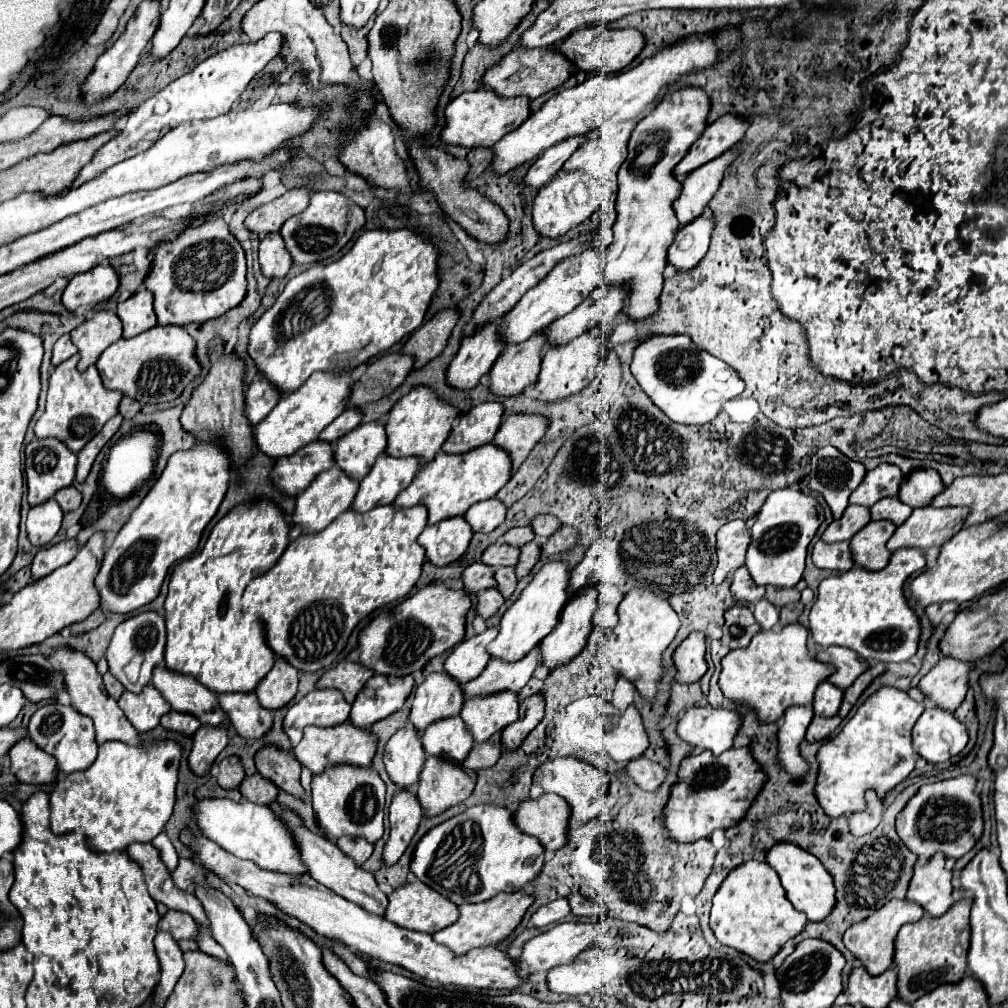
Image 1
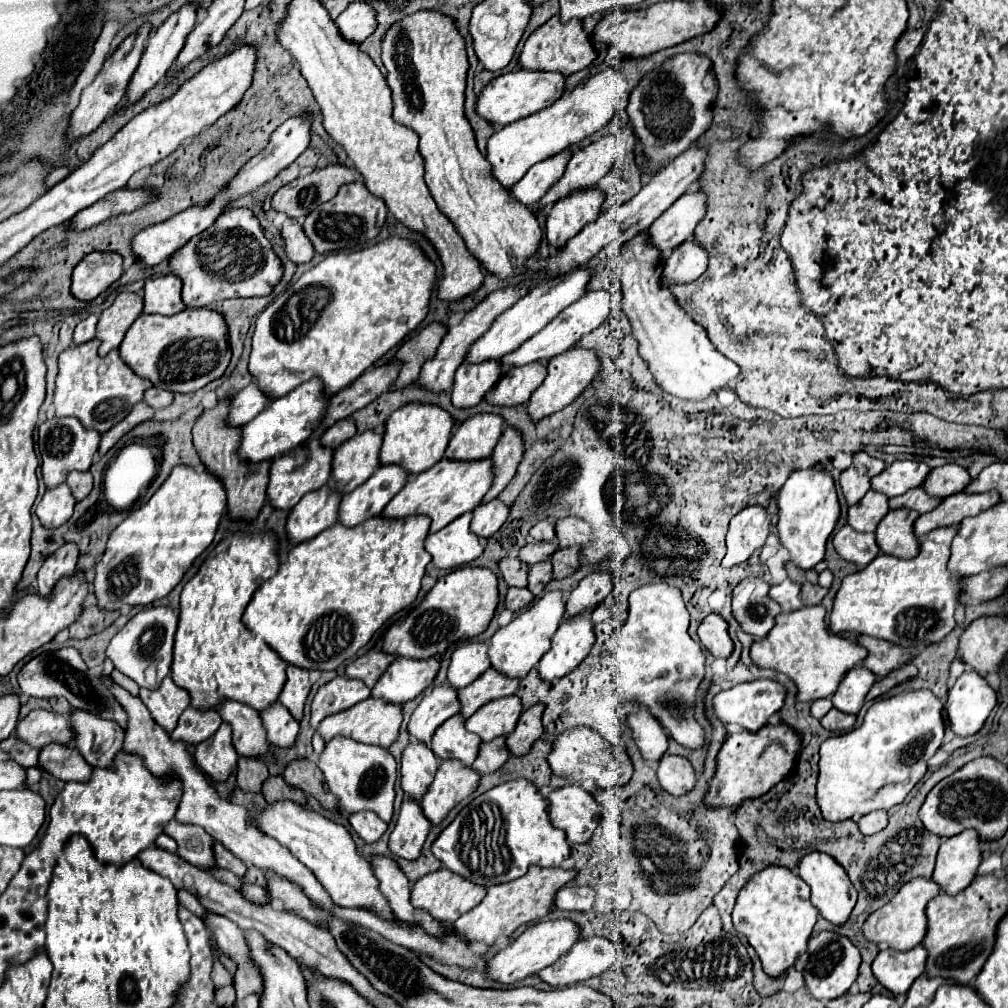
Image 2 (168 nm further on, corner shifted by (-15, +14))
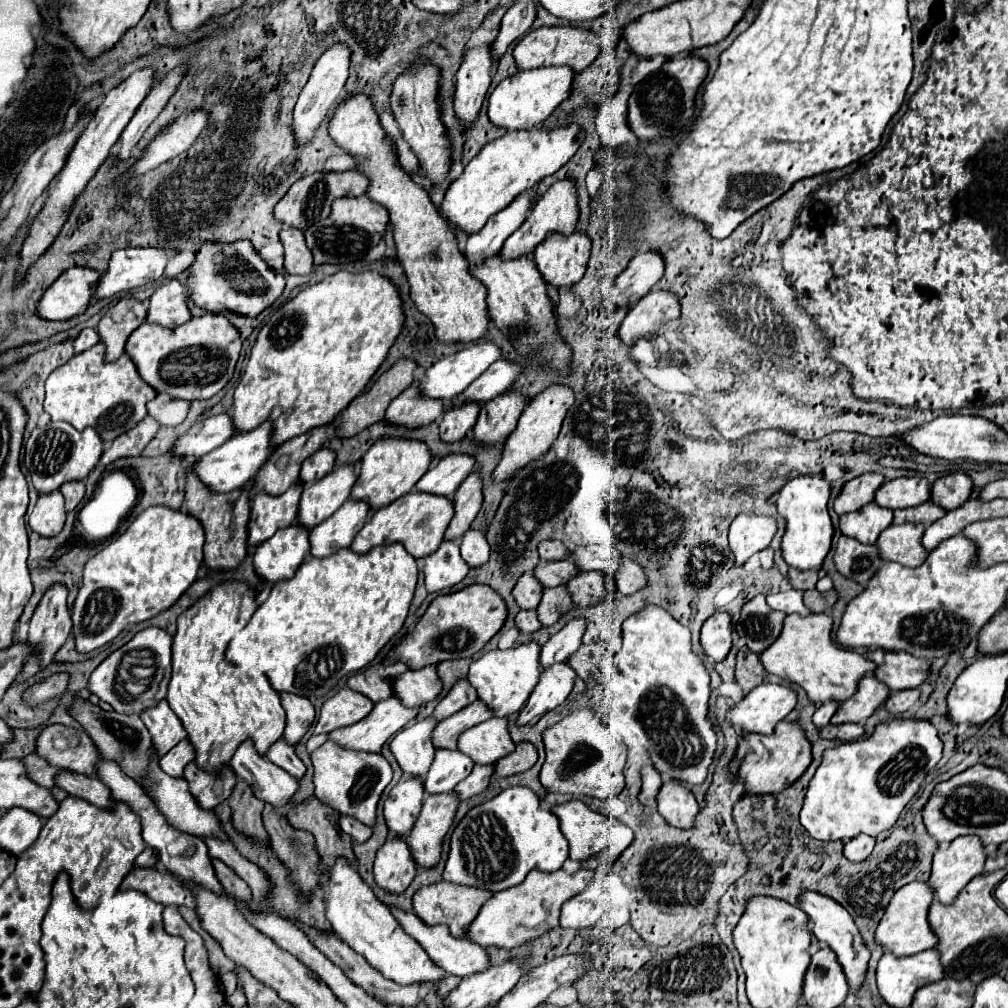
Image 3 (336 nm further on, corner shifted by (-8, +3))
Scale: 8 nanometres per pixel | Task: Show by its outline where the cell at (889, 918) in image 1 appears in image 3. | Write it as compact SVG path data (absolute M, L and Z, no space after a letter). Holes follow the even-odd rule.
M912 881L904 887L900 887L894 897L890 899L882 921L876 929L876 941L890 953L894 955L912 955L912 953L920 953L924 949L932 949L938 945L938 937L936 933L930 929L928 923L928 907L934 899L934 891L928 883L922 881Z

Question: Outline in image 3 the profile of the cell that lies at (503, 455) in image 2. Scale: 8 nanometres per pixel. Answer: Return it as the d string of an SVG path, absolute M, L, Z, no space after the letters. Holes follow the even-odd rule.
M470 473L468 479L458 487L452 497L454 503L454 519L448 525L446 539L460 539L468 529L482 505L482 489L480 489L480 475Z

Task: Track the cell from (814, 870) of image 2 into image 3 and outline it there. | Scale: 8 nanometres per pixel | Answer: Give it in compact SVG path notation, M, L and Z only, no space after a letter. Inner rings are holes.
M806 891L802 897L800 897L800 907L806 911L806 915L814 921L814 935L820 943L828 943L828 947L836 953L836 959L838 963L842 965L844 969L844 975L848 979L848 987L850 987L850 993L856 995L856 991L864 985L864 975L868 971L868 959L870 959L870 951L868 947L864 945L862 941L862 935L854 923L854 919L850 917L850 913L838 905L836 901L832 901L830 897L824 897L820 893L814 893L814 891Z

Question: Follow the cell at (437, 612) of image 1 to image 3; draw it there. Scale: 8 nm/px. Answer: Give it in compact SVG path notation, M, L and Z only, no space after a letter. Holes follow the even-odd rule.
M470 585L462 591L440 595L430 603L420 617L414 633L406 635L402 643L394 647L398 661L404 661L410 669L422 669L426 665L438 665L446 659L474 657L484 645L502 629L508 617L504 599L488 585Z

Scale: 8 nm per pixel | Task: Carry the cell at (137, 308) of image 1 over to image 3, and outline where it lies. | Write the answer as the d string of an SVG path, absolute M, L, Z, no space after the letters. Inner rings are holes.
M172 279L170 283L164 283L158 287L158 291L150 297L150 307L148 307L148 323L158 323L164 327L178 327L188 323L192 317L188 309L188 293L186 287Z

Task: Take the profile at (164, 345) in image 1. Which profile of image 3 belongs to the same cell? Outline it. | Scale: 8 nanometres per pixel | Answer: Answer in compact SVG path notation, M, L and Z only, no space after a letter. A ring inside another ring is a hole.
M218 313L194 317L180 327L160 327L142 323L128 339L126 353L138 367L142 379L158 393L168 393L174 399L210 399L234 375L242 343L238 329Z

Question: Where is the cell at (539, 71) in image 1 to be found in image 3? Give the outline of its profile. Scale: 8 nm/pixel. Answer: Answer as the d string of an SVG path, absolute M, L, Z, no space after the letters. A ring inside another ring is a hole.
M538 27L532 29L522 37L522 41L514 49L514 59L520 69L536 69L536 67L548 67L548 65L568 65L574 69L574 73L580 73L588 65L594 63L598 57L600 39L596 33L582 29L582 27Z

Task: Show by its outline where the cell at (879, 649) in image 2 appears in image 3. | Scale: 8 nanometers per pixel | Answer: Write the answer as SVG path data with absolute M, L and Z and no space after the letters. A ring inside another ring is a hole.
M872 651L868 653L868 659L876 663L876 671L874 675L886 683L892 691L900 691L900 689L916 689L920 687L926 677L928 677L928 661L912 657L904 651Z

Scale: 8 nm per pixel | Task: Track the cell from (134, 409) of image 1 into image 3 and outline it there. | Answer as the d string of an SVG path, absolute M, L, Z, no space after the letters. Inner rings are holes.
M158 395L148 403L148 415L162 425L180 425L188 415L190 403L184 399L172 399L170 395Z

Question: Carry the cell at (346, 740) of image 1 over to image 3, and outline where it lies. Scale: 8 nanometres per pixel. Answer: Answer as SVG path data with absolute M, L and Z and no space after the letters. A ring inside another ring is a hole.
M390 697L374 705L368 717L362 721L336 729L330 733L330 739L344 749L380 753L382 745L398 733L408 721L416 719L420 707L404 707L398 697Z

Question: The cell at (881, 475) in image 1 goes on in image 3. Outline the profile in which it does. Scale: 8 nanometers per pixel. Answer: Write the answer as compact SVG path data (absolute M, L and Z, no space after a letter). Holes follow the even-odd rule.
M902 477L886 481L876 491L876 503L888 509L906 509L926 503L930 499L930 481L926 477Z

